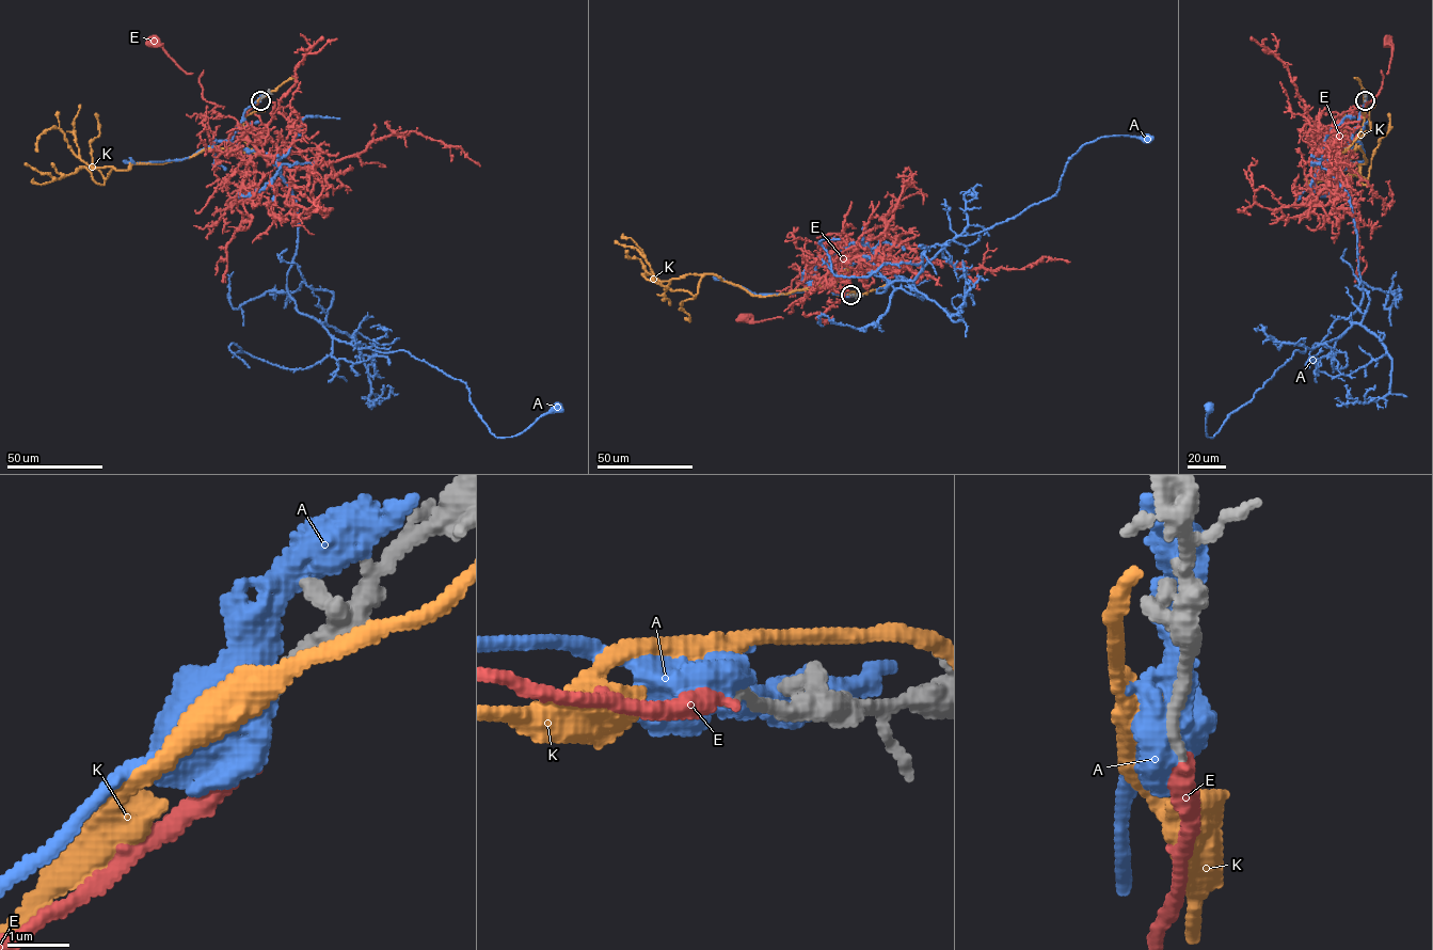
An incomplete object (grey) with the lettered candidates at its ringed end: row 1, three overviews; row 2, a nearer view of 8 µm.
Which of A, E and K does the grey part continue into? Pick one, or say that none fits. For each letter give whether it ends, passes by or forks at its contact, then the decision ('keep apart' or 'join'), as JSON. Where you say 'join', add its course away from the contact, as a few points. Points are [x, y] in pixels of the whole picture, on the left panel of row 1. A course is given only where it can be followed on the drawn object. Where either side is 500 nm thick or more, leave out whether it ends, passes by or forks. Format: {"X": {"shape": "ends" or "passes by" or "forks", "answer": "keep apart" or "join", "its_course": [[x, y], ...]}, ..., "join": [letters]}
{"A": {"answer": "keep apart"}, "E": {"shape": "ends", "answer": "join", "its_course": [[260, 100], [244, 116], [247, 132], [212, 109], [221, 106], [203, 97], [200, 76], [186, 74], [154, 43]]}, "K": {"shape": "passes by", "answer": "keep apart"}, "join": ["E"]}

